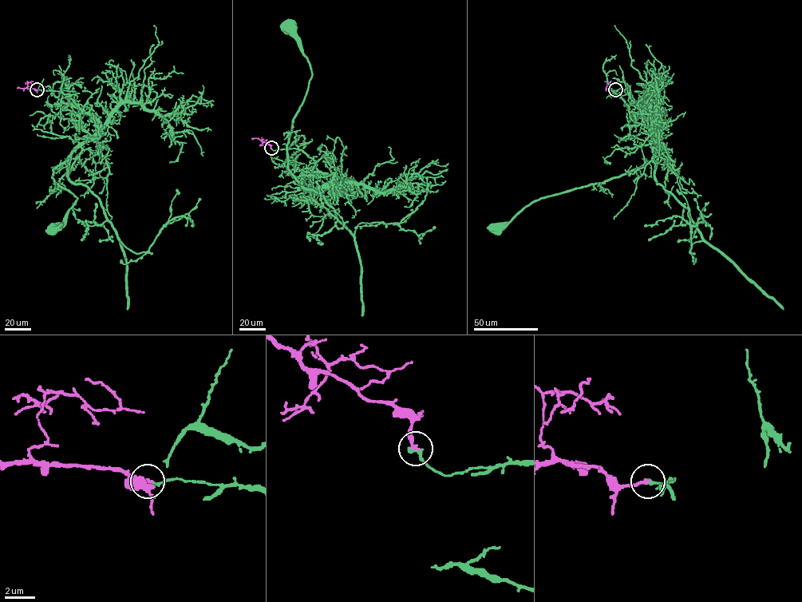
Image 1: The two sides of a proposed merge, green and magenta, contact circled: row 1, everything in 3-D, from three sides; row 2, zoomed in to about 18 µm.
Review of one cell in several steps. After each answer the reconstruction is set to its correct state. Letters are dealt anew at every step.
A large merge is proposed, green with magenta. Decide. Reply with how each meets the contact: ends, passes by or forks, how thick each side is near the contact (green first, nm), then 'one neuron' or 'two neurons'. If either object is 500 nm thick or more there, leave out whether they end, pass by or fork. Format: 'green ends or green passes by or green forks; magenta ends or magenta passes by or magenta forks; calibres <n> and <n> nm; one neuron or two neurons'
green ends; magenta ends; calibres 240 and 280 nm; two neurons

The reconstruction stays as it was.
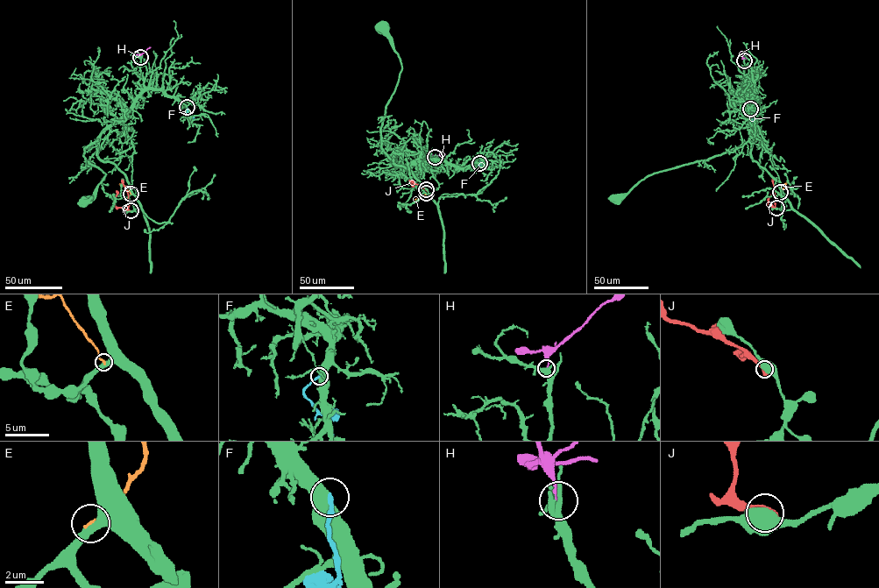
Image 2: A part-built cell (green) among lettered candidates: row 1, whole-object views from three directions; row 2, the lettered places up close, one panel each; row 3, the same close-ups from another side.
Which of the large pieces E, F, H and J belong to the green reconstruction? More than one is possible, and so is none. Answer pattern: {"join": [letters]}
{"join": []}

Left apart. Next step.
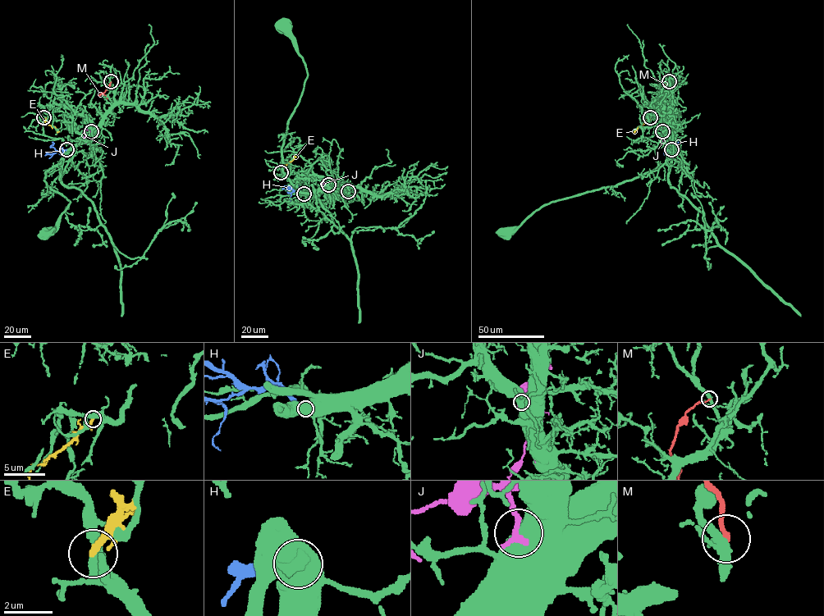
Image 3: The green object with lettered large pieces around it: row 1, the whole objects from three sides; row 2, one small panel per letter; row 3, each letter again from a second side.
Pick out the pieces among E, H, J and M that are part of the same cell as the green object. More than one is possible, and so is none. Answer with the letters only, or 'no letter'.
H

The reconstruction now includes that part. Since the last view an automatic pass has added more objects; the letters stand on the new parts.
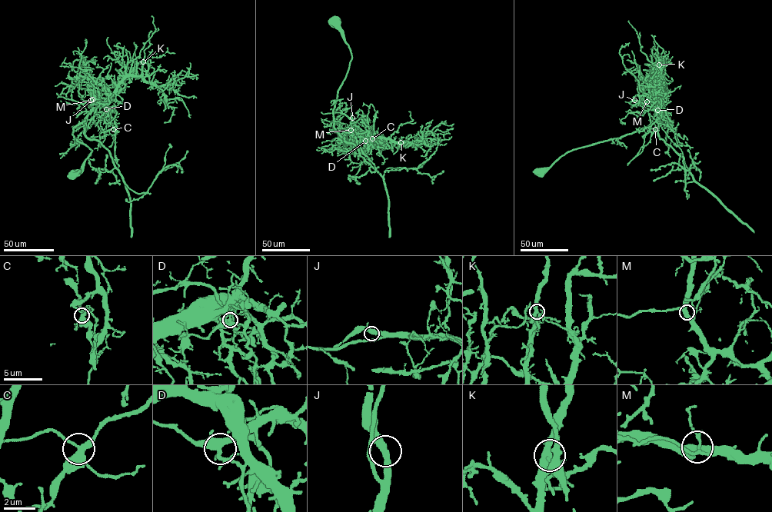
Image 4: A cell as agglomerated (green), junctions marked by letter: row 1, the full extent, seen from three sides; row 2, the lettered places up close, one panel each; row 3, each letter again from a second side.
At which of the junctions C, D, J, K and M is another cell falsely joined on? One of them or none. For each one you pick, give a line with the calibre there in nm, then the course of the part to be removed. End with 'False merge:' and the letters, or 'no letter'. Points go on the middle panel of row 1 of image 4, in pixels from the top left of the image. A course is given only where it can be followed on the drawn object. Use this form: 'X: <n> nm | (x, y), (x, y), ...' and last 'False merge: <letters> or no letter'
K: 320 nm | (400, 142), (388, 148), (354, 135), (351, 141), (362, 137), (369, 146), (374, 135), (376, 114)
False merge: K

